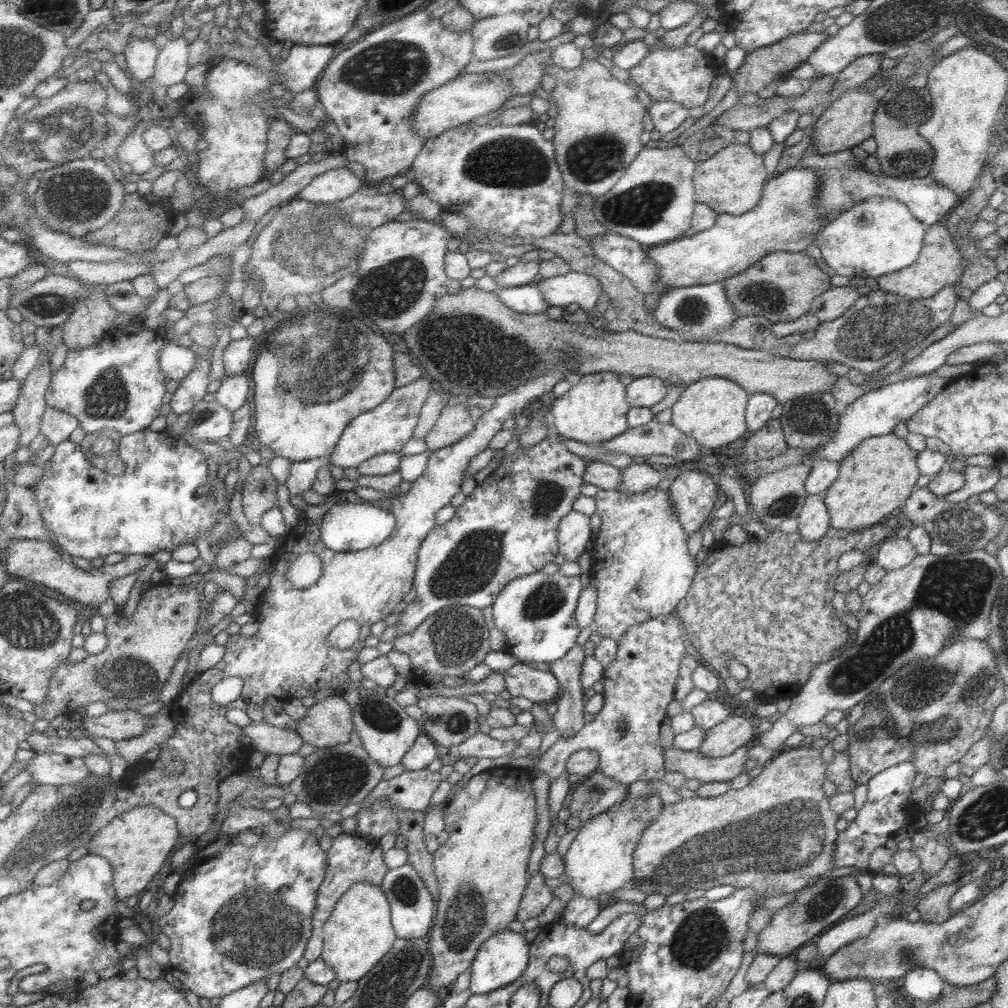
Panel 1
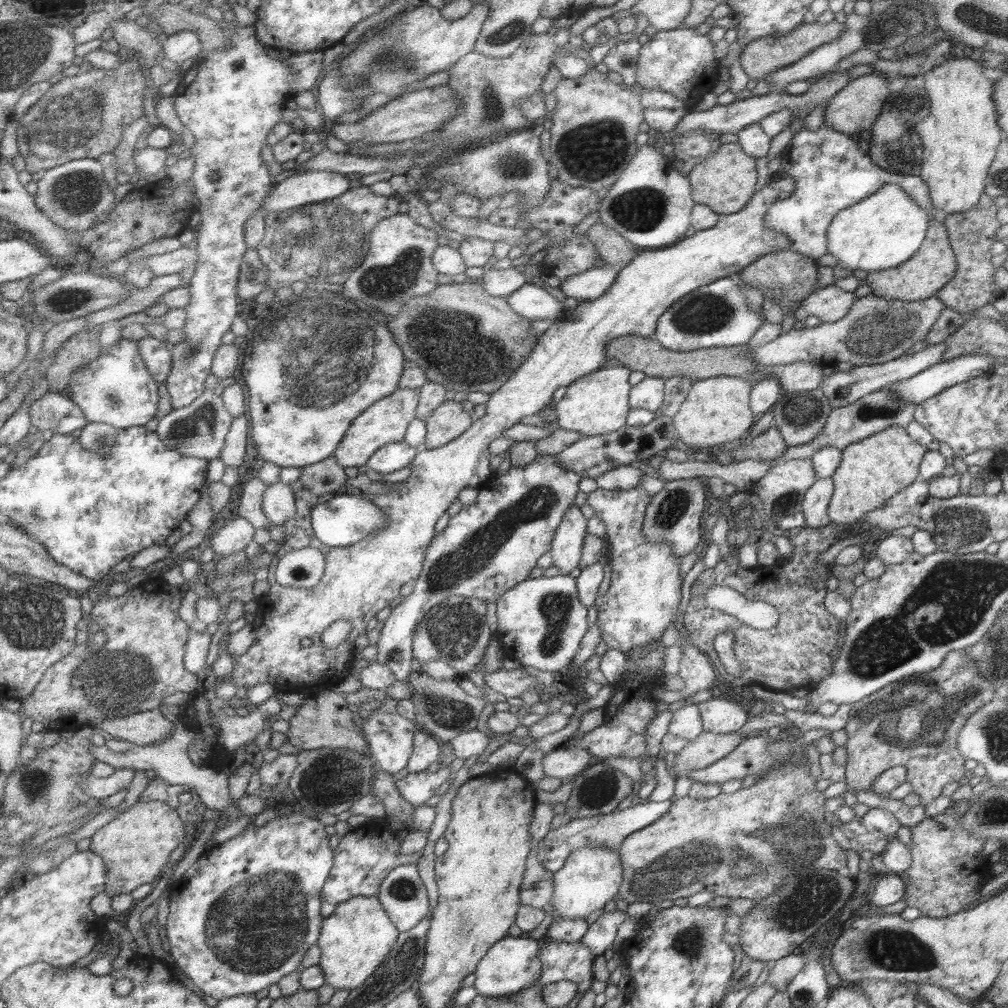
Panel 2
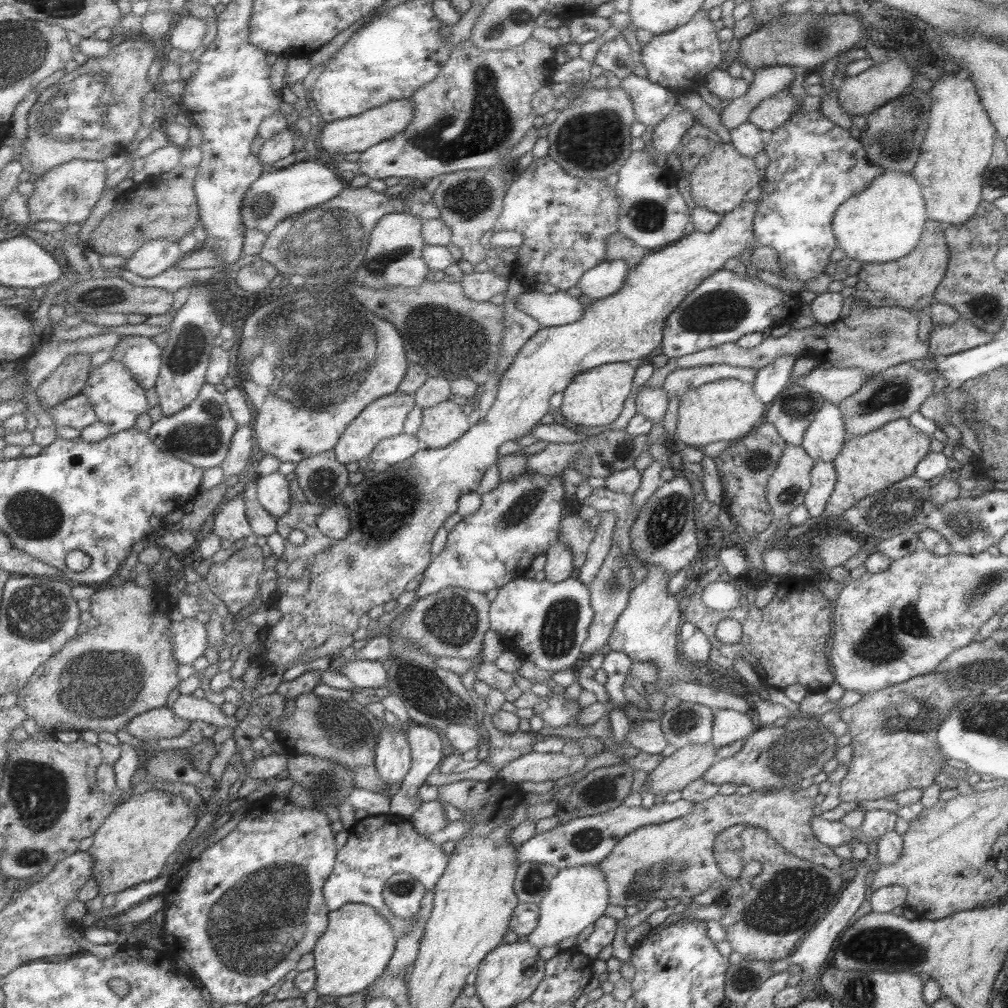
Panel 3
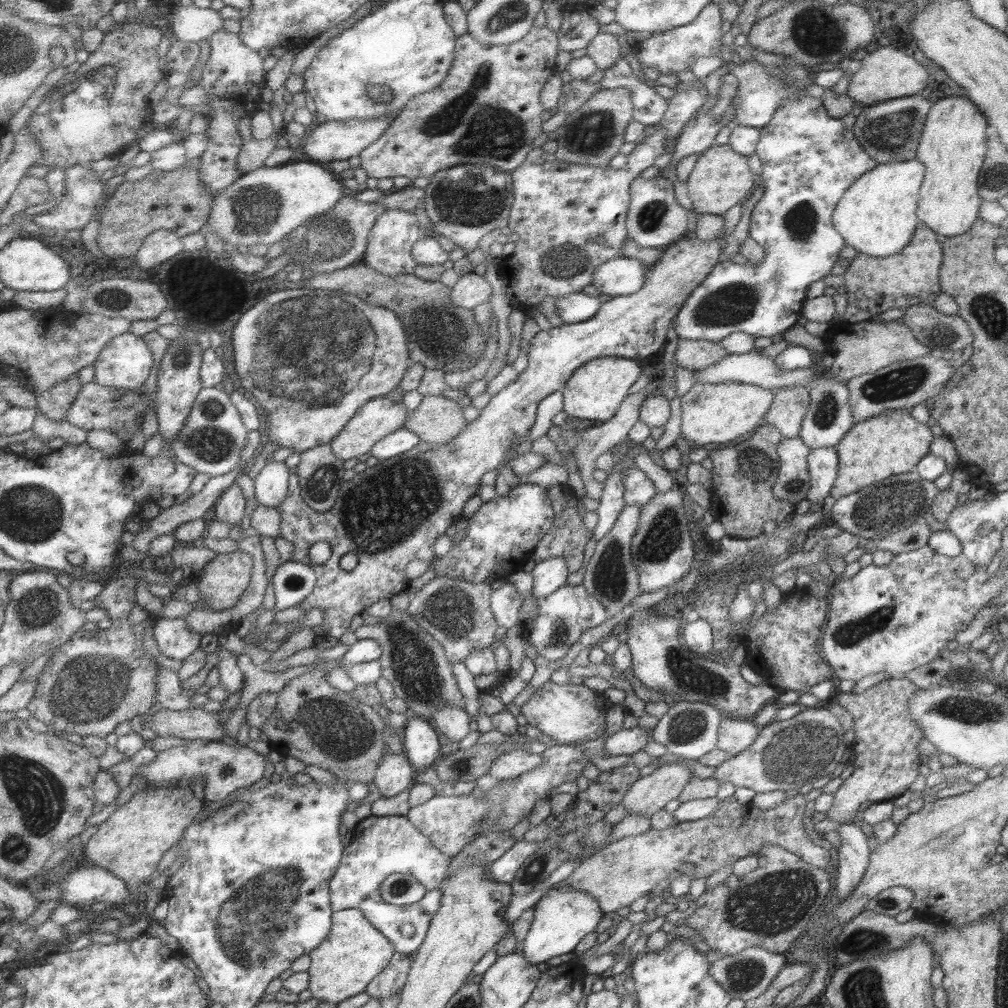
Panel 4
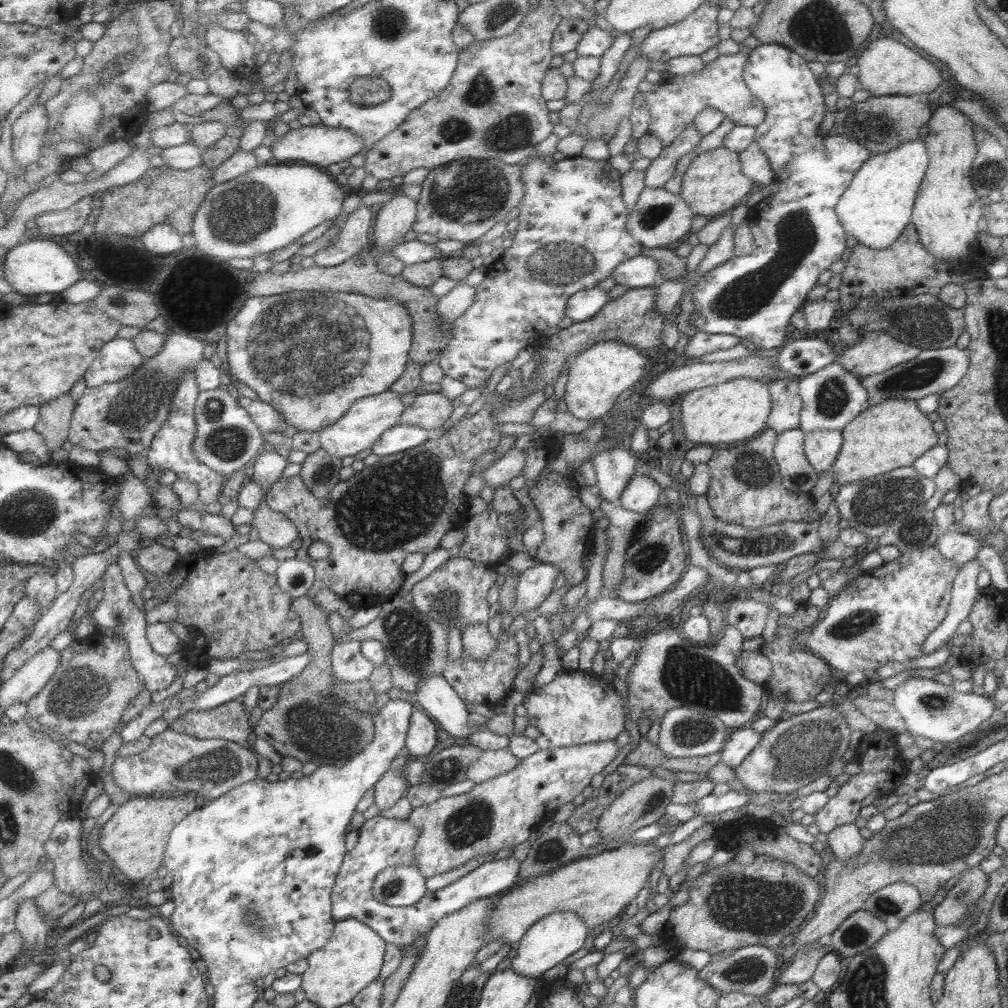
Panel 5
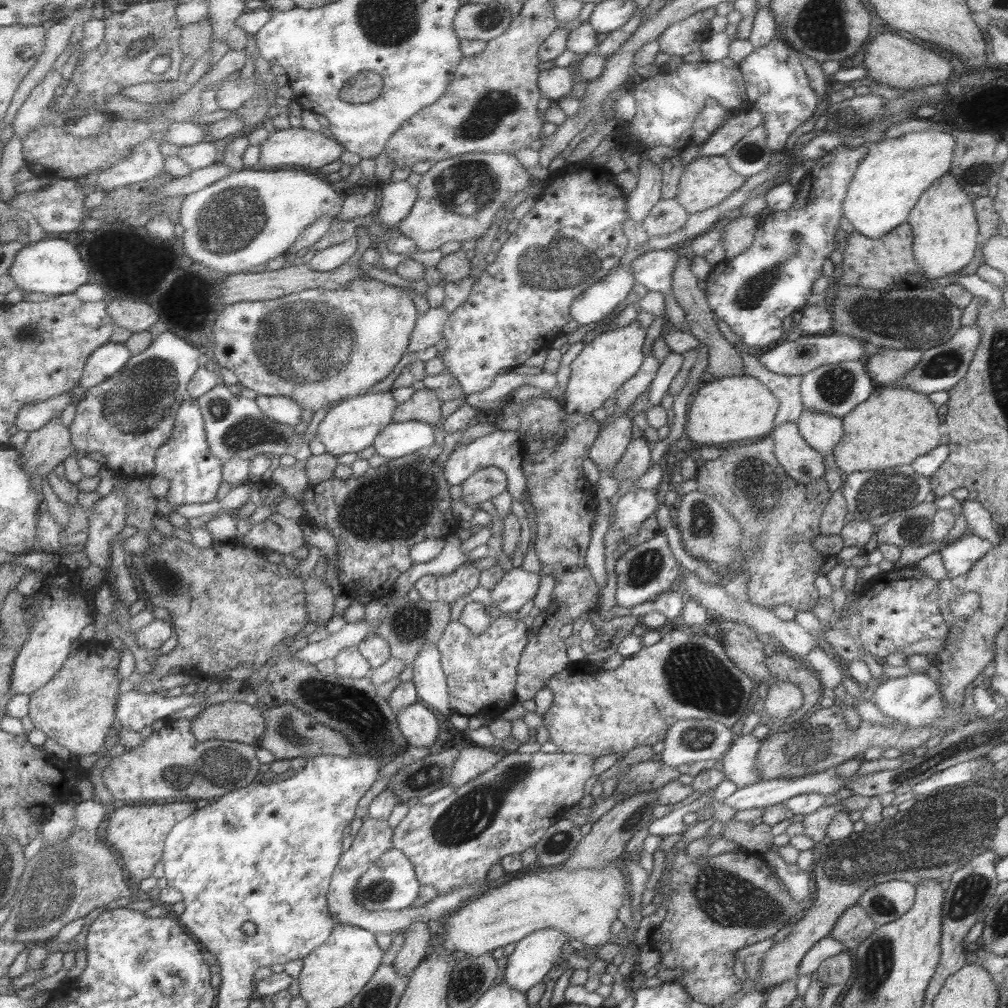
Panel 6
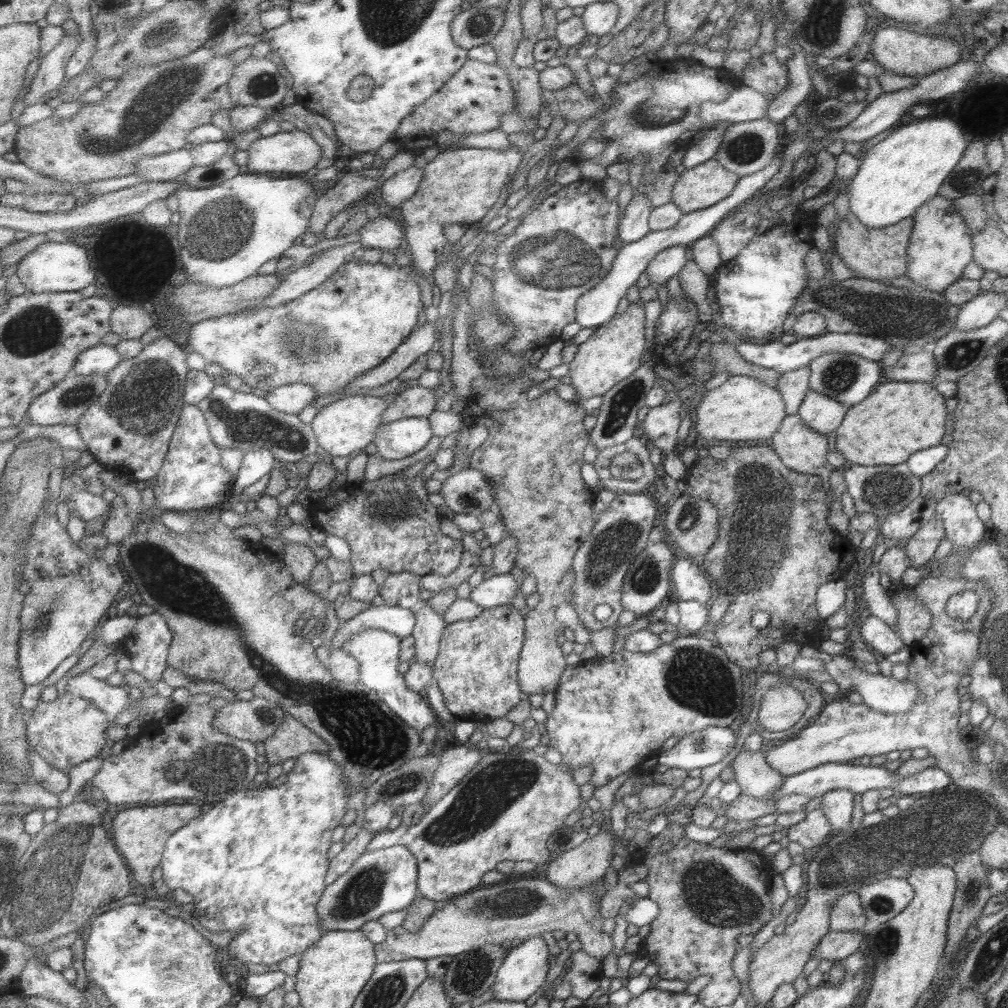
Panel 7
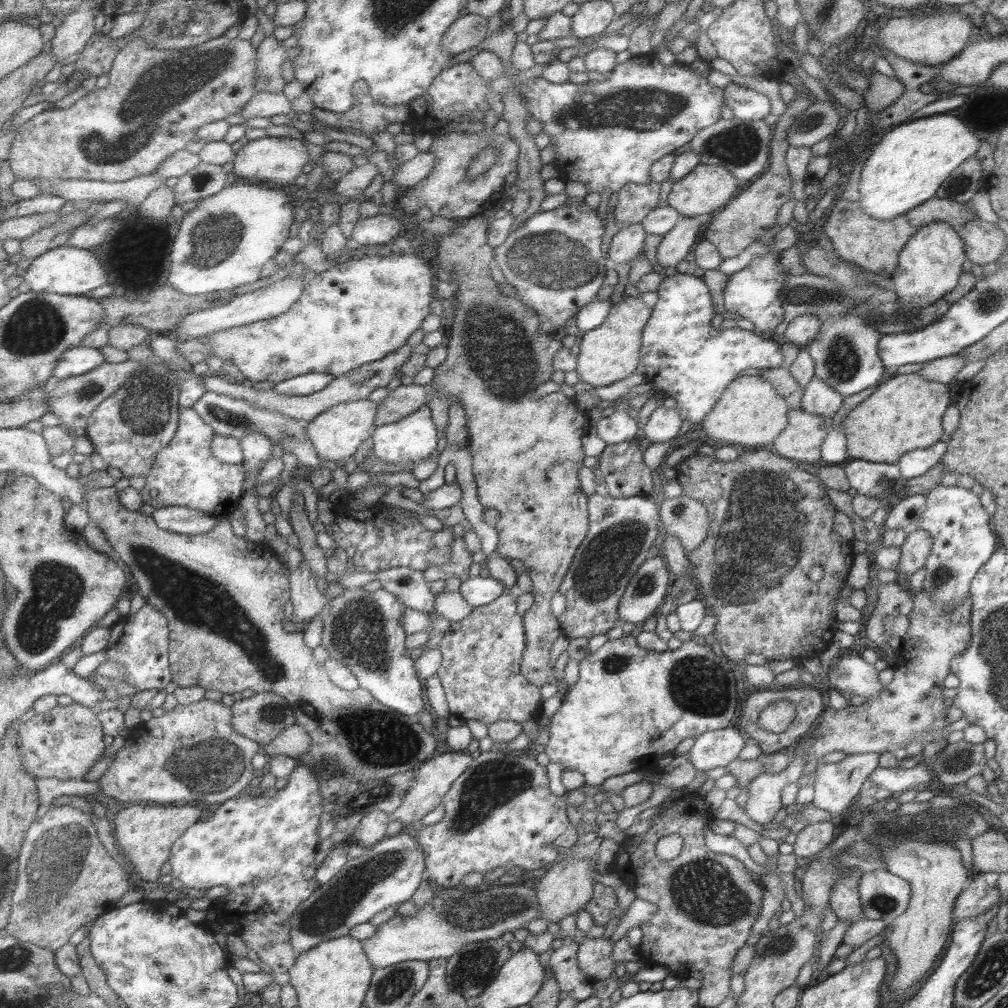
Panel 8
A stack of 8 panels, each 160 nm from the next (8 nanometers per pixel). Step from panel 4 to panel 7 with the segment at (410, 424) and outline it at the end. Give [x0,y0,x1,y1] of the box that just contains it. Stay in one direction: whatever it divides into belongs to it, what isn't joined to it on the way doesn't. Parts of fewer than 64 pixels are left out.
[381,385,436,423]

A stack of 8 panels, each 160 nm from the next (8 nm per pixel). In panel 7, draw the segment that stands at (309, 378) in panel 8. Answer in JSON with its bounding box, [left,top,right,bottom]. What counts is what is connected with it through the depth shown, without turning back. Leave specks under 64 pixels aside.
[264,383,316,414]

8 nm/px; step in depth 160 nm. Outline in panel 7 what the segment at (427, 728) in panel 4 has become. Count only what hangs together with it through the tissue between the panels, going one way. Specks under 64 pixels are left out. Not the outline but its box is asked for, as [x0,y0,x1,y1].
[342,628,436,736]

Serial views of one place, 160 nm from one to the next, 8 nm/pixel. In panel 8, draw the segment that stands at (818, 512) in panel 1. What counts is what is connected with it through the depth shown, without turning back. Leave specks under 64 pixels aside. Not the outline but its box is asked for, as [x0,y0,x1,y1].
[800,376,843,417]

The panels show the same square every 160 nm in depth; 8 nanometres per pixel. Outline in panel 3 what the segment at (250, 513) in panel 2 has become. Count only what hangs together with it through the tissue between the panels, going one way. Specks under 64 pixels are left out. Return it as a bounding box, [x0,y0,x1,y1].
[241,480,276,537]

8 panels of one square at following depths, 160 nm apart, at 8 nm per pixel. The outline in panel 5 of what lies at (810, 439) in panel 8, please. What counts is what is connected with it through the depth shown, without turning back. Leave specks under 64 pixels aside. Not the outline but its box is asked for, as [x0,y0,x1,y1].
[772,428,818,493]

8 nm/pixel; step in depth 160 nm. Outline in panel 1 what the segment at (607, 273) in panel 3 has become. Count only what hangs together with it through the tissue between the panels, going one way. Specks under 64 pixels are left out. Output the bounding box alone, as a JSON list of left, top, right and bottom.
[536,272,601,312]

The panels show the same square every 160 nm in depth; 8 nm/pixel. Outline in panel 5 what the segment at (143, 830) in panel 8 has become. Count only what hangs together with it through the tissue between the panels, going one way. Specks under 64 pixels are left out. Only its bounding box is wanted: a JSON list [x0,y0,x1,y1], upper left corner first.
[99,792,197,884]

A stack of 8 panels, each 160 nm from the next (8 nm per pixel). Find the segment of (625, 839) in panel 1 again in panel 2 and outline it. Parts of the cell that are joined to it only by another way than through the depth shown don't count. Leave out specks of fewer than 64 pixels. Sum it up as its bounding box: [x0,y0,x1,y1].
[550,845,621,919]

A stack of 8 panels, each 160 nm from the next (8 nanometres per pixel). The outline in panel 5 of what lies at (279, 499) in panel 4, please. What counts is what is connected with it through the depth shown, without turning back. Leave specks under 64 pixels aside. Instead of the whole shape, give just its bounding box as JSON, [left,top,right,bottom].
[248,448,287,494]

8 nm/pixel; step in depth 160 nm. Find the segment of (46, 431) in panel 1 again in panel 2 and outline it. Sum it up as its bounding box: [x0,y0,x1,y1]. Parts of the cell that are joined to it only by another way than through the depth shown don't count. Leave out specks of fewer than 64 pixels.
[30,394,89,435]

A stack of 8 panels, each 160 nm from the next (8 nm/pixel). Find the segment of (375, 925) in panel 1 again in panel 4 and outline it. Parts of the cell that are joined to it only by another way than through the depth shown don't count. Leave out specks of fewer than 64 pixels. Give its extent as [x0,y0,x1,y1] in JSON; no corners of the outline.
[308,908,393,1006]

